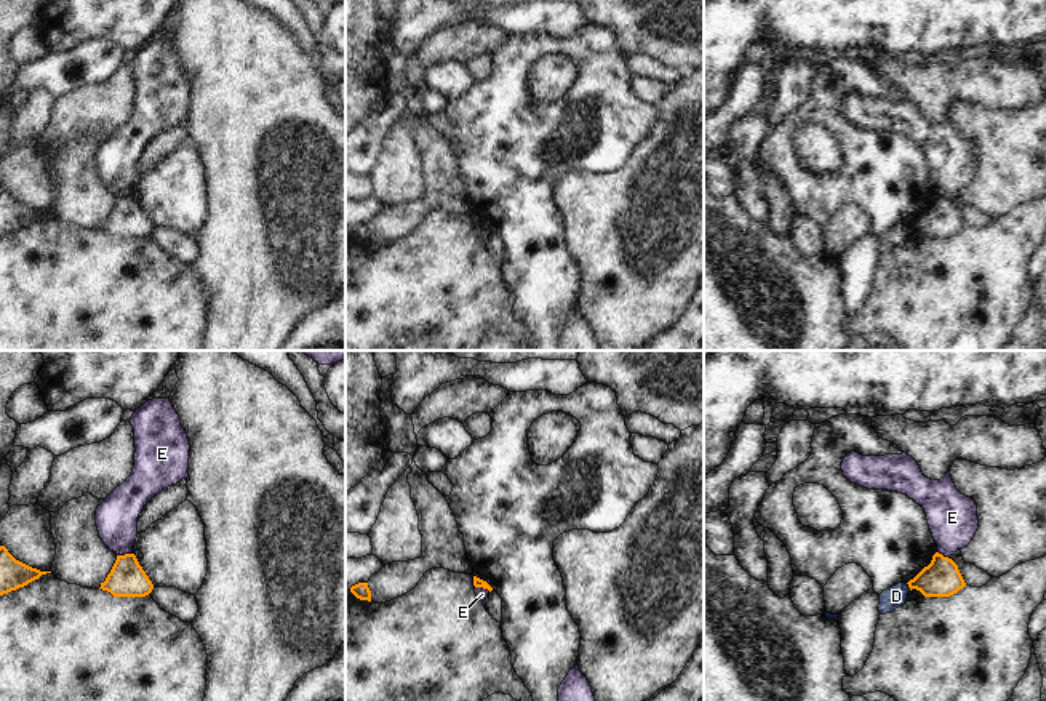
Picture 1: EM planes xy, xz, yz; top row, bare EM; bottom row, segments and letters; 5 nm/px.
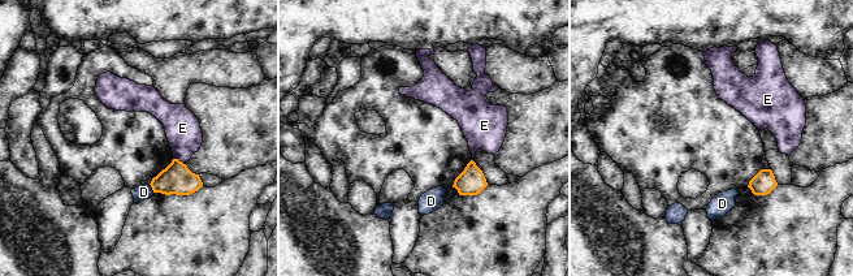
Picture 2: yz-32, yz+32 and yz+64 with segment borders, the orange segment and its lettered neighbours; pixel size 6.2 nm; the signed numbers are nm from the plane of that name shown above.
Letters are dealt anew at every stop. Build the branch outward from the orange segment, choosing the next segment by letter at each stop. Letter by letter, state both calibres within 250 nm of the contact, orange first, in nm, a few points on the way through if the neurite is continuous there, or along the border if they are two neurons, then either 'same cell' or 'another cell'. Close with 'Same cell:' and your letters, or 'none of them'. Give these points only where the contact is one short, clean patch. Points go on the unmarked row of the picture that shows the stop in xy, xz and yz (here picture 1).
D: calibres 190 and 110 nm; border yz (906, 224), (910, 231); another cell
E: calibres 190 and 200 nm; border xy (131, 194), (117, 197); another cell
Same cell: none of them

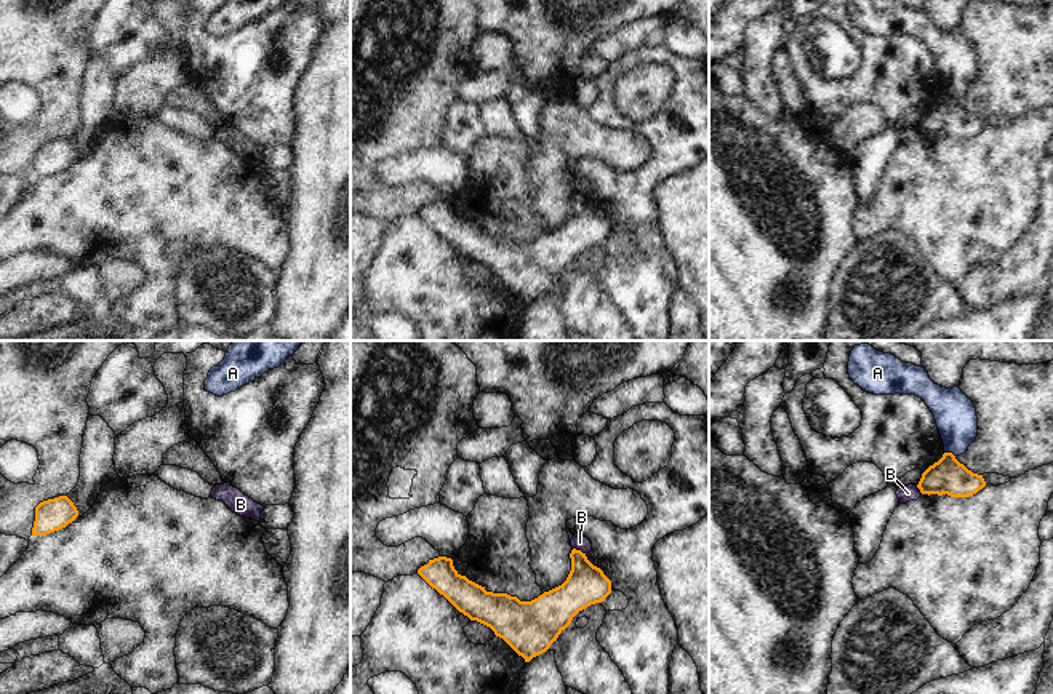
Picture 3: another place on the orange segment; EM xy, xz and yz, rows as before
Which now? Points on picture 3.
A: calibres 180 and 200 nm; border yz (944, 93), (954, 98); another cell
B: calibres 200 and 80 nm; border xz (573, 189), (586, 195); another cell
Same cell: none of them

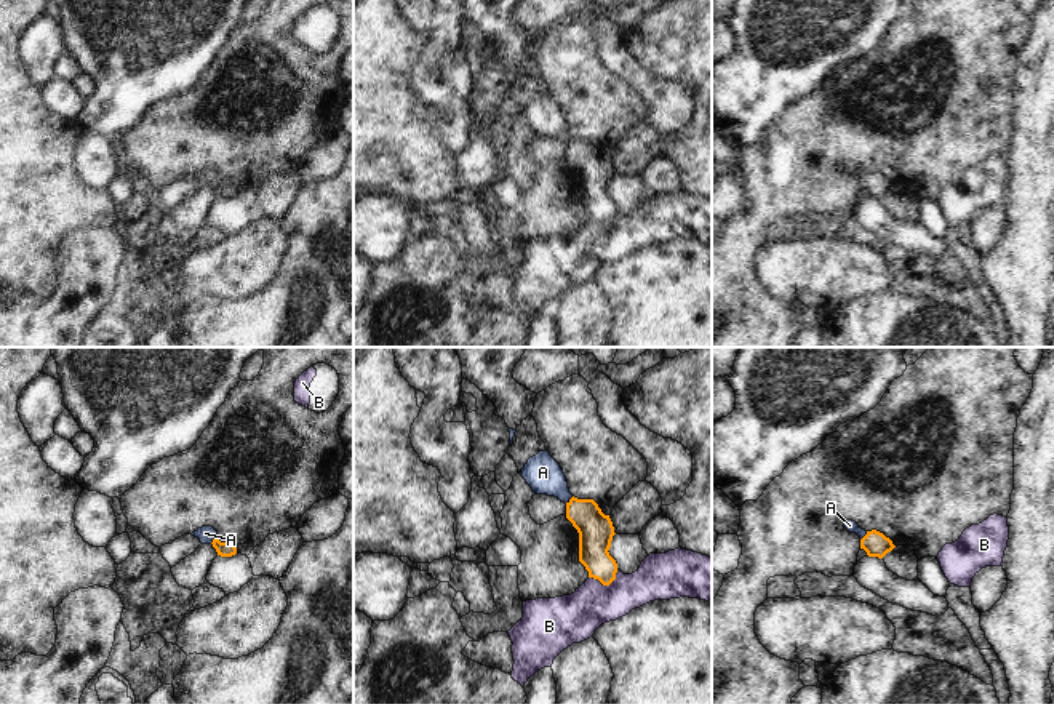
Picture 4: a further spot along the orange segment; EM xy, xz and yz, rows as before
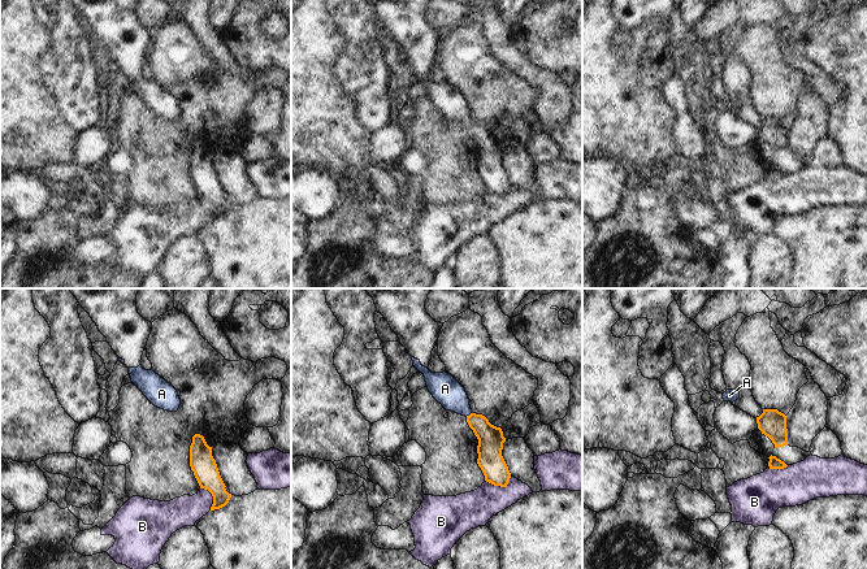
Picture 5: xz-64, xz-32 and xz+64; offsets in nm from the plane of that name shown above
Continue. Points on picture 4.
A: calibres 180 and 180 nm; way xz (595, 172), (570, 141), (542, 114); same cell
B: calibres 170 and 240 nm; border xz (618, 212), (608, 226), (602, 226), (589, 218); another cell
Same cell: A

